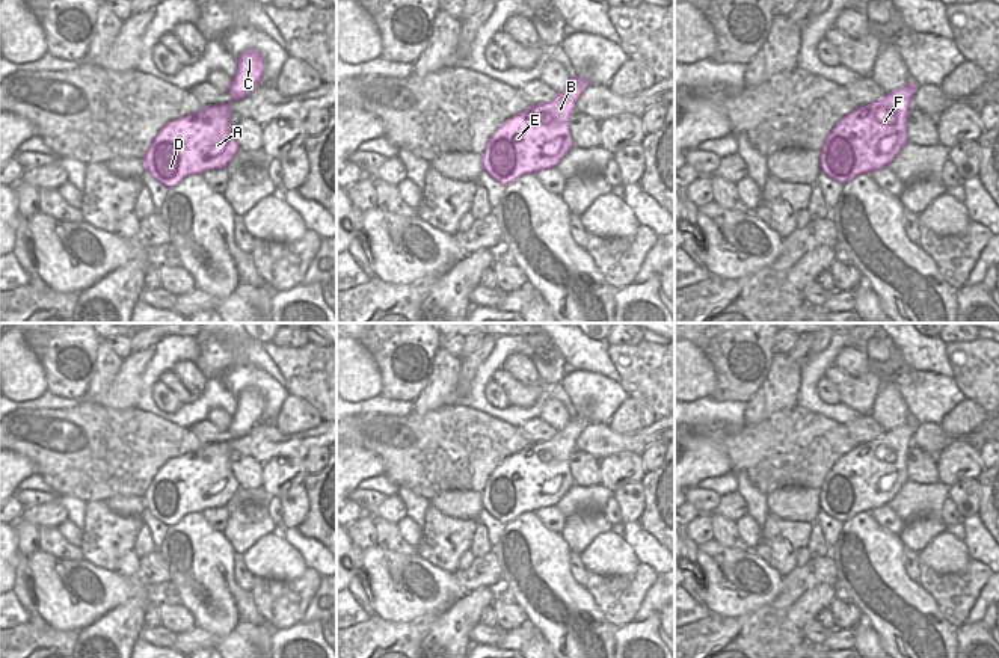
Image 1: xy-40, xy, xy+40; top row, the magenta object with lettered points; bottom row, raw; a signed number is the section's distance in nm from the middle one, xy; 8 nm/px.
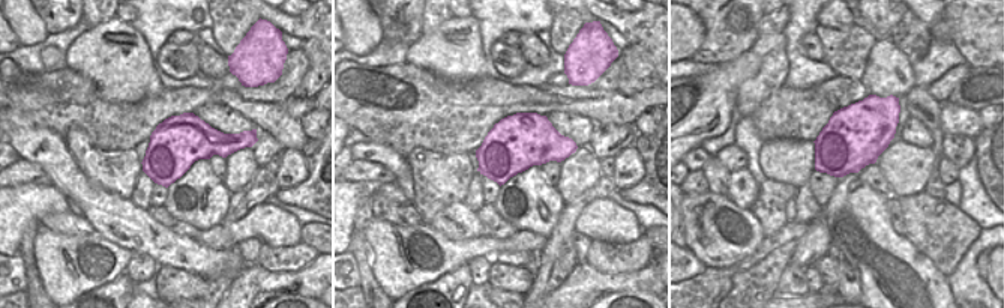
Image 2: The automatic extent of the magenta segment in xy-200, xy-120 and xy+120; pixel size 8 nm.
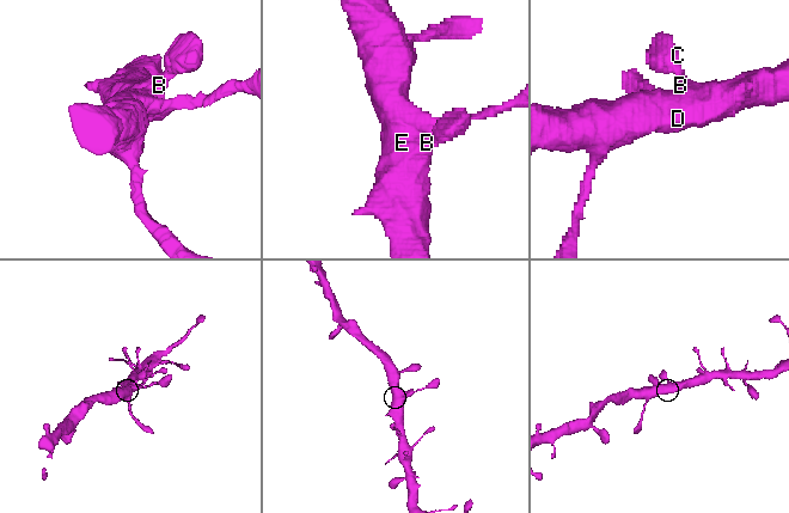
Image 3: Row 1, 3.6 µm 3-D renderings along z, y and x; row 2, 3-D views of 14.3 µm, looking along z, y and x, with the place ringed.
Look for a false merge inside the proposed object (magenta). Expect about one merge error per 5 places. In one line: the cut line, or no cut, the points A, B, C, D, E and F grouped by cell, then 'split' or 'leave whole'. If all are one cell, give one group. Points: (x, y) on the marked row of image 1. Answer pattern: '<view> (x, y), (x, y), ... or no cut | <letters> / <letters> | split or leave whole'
no cut | A B C D E F | leave whole

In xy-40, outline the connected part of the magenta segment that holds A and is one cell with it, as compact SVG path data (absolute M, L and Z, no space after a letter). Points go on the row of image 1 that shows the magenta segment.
M222 103L168 122L143 157L145 171L169 190L189 175L226 169L240 152L229 118L231 103Z

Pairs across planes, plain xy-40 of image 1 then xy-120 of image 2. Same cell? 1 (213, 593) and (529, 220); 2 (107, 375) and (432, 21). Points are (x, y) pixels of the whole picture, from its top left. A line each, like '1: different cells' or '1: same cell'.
1: same cell
2: same cell

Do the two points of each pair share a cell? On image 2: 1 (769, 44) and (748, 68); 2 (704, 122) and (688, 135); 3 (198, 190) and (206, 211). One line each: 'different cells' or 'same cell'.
1: different cells
2: same cell
3: same cell

